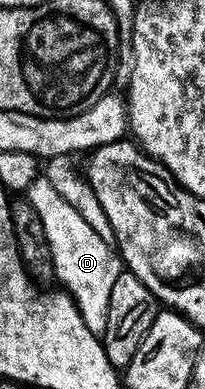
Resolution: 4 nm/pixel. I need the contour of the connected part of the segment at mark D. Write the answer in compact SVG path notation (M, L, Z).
M40 175L29 186L25 196L37 215L41 215L41 223L45 223L45 235L49 239L51 258L55 264L55 277L60 281L58 284L75 300L75 306L81 311L81 319L85 319L85 327L89 327L89 331L96 335L103 334L109 311L109 291L113 291L117 275L125 269L118 252L85 223L85 219L57 193L45 176Z

